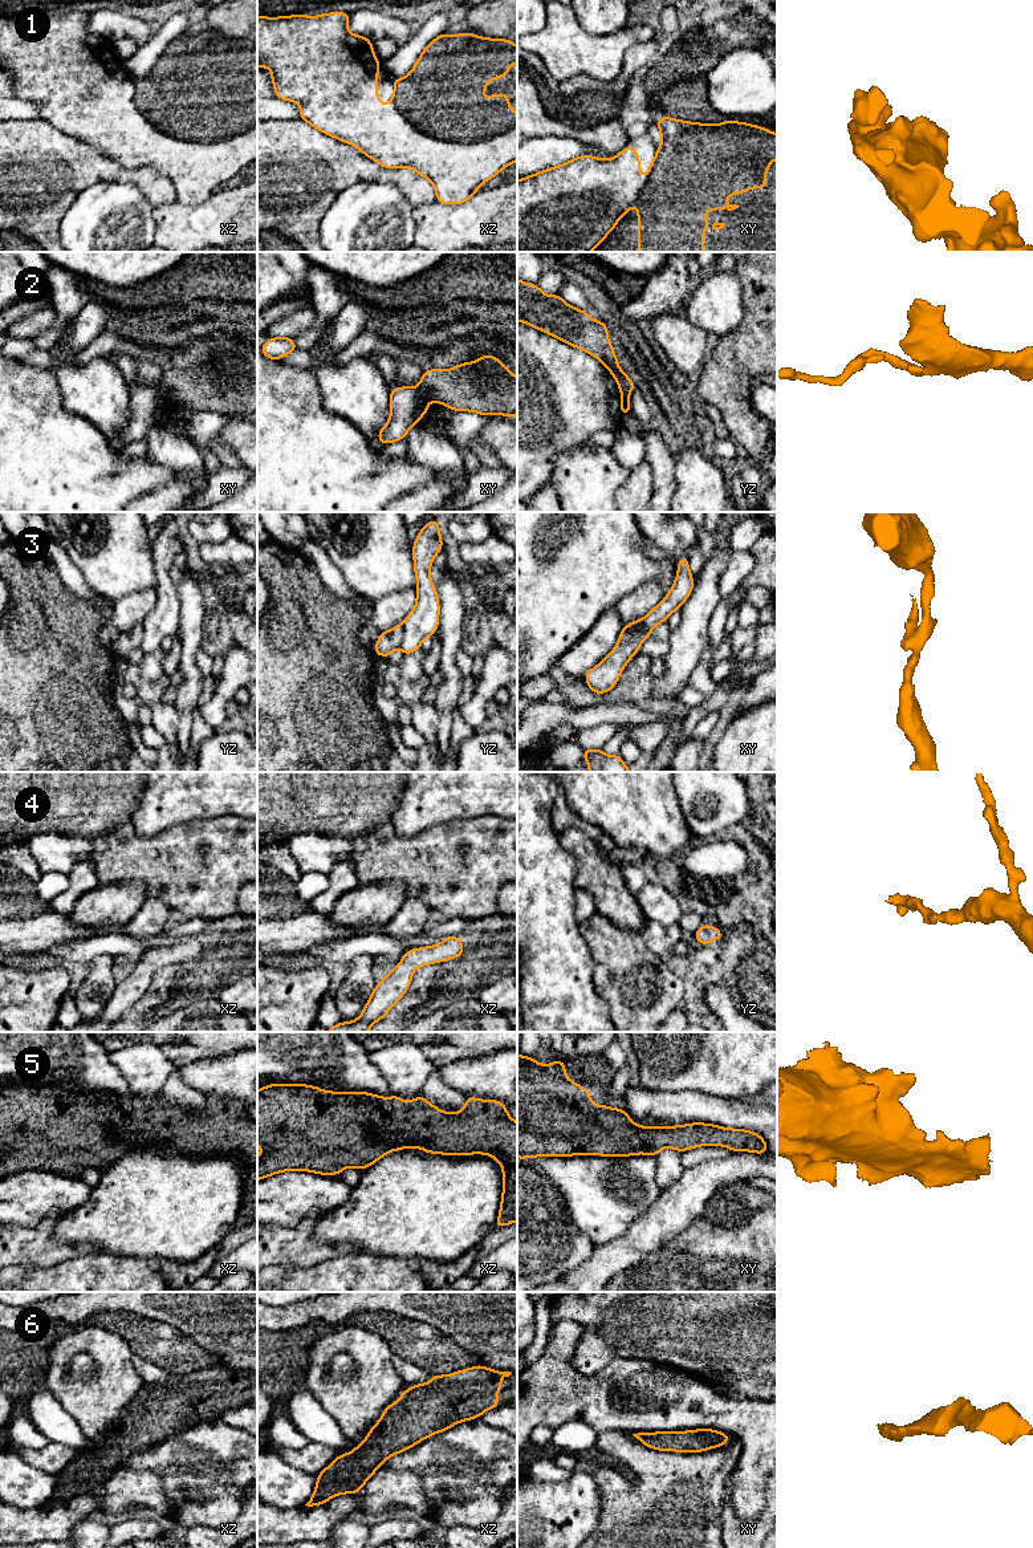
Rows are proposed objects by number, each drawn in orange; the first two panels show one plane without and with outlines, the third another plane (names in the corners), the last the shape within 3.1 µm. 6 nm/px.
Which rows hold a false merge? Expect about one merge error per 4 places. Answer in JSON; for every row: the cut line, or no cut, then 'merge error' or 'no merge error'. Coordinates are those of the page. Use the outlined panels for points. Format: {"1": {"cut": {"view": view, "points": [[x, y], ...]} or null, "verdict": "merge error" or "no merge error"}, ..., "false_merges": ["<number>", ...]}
{"1": {"cut": {"view": "xz", "points": [[393, 97], [398, 113], [427, 137], [484, 139], [516, 122]]}, "verdict": "merge error"}, "2": {"cut": {"view": "xy", "points": [[418, 386], [428, 399]]}, "verdict": "merge error"}, "3": {"cut": {"view": "yz", "points": [[402, 625], [402, 644], [399, 646]]}, "verdict": "merge error"}, "4": {"cut": null, "verdict": "no merge error"}, "5": {"cut": null, "verdict": "no merge error"}, "6": {"cut": null, "verdict": "no merge error"}, "false_merges": ["1", "2", "3"]}

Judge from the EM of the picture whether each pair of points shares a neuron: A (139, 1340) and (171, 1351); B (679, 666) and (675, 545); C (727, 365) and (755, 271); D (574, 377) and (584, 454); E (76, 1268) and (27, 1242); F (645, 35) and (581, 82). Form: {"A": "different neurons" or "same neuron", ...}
{"A": "same neuron", "B": "same neuron", "C": "same neuron", "D": "different neurons", "E": "different neurons", "F": "different neurons"}

